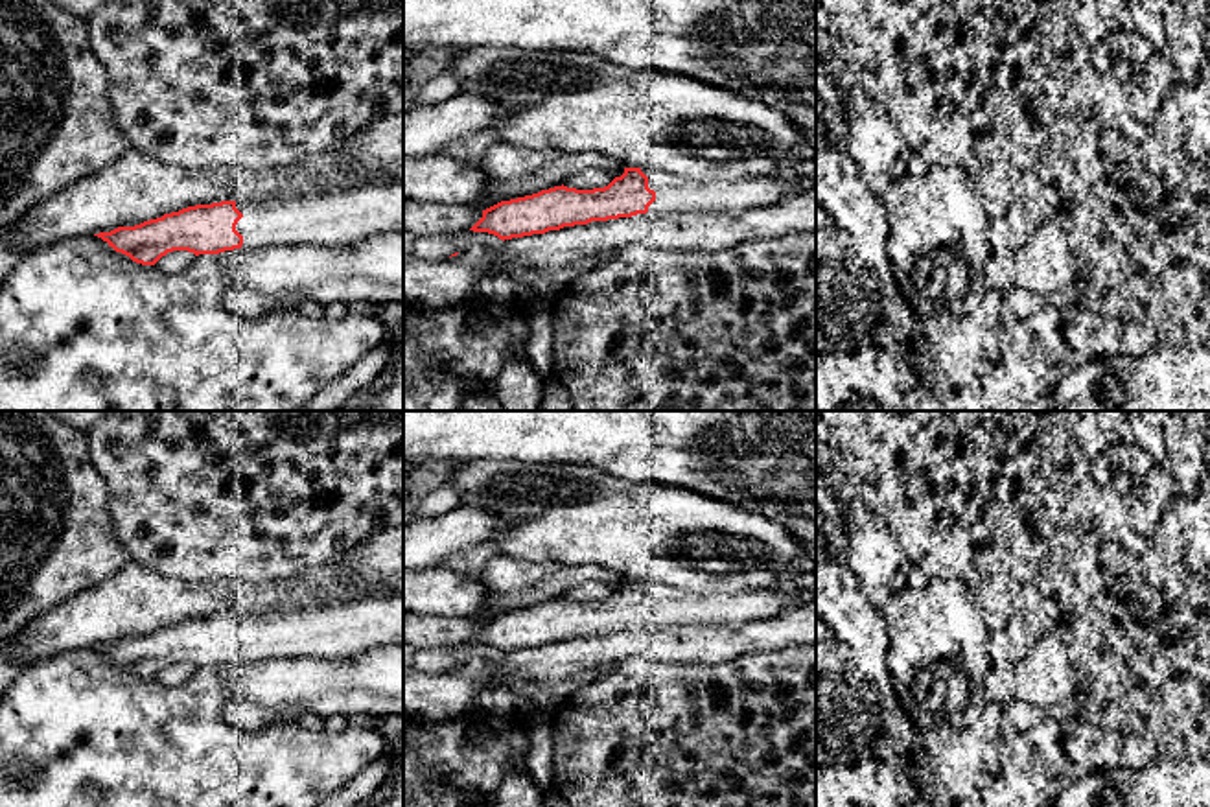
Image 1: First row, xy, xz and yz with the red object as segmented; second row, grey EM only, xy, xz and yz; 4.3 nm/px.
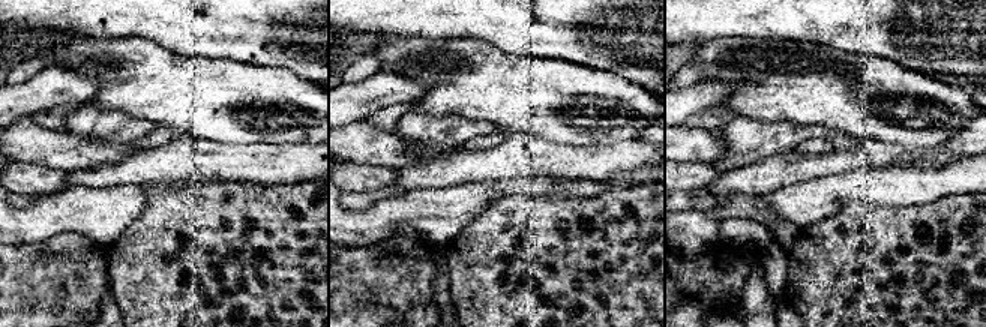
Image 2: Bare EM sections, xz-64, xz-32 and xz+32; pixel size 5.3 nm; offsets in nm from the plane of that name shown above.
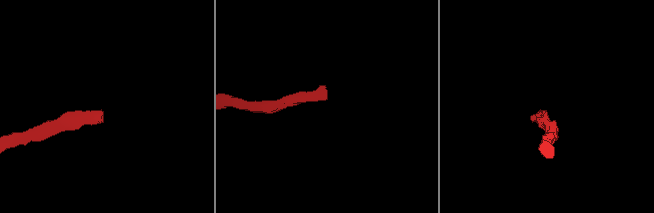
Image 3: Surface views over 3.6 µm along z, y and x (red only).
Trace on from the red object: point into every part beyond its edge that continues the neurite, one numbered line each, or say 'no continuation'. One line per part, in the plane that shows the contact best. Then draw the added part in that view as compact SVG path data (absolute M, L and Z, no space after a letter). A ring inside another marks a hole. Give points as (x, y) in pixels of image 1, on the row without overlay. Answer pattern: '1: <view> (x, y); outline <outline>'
1: xy (330, 632); outline M403 595L365 597L354 602L293 610L280 615L245 615L238 612L236 621L243 626L236 643L243 649L241 661L245 663L274 658L343 660L366 649L403 643Z

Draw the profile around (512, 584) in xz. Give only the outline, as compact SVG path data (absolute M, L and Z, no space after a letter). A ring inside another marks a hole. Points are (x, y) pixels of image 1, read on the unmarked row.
M503 555L490 558L477 579L486 588L490 601L486 614L473 619L475 623L562 599L571 588L589 580L611 582L615 590L624 586L624 579L593 564L529 562Z

